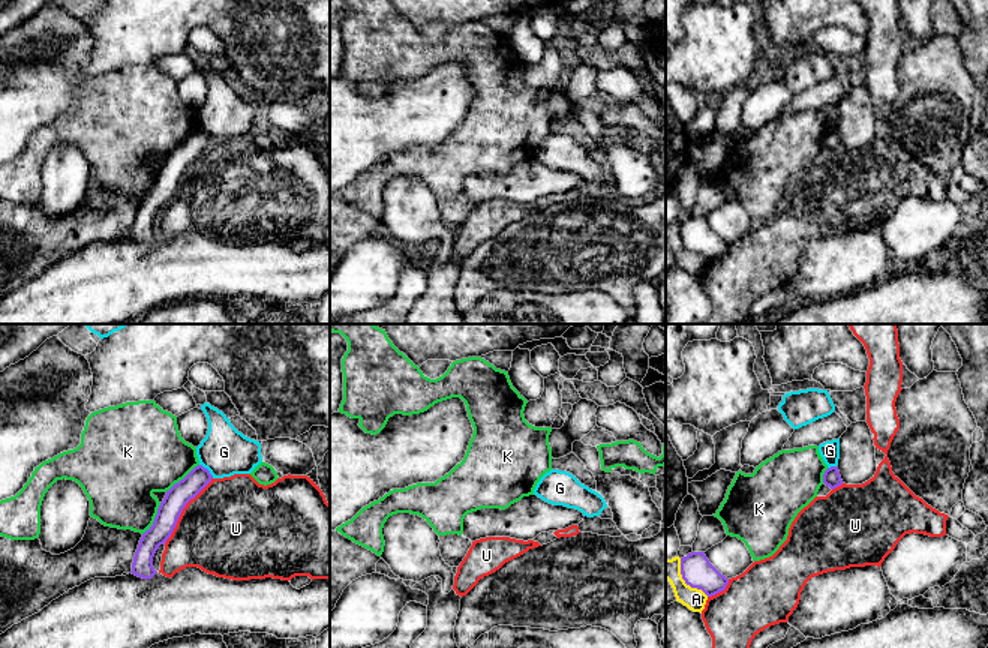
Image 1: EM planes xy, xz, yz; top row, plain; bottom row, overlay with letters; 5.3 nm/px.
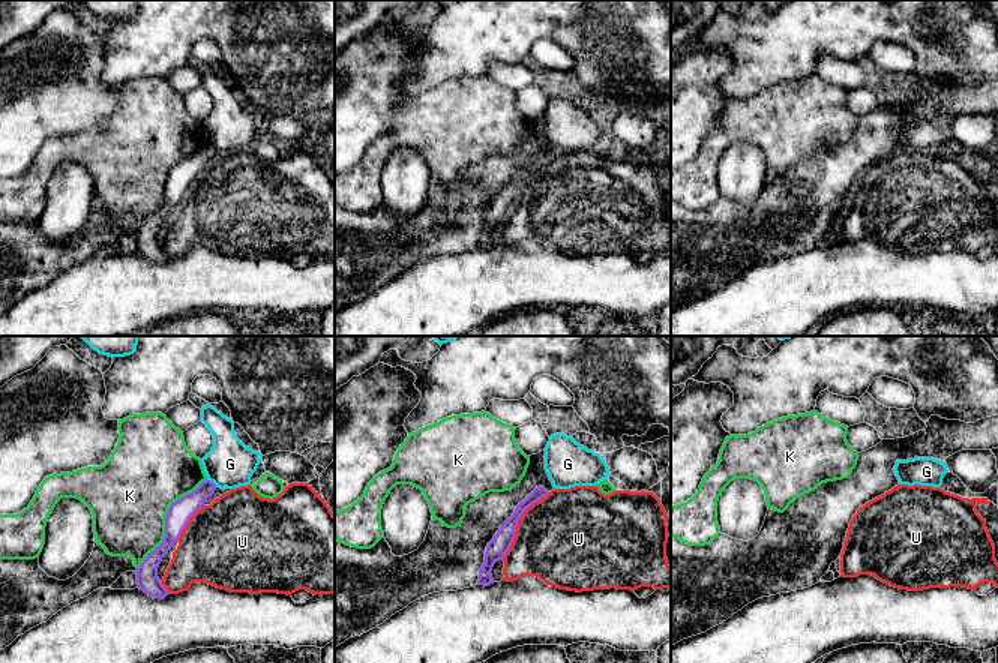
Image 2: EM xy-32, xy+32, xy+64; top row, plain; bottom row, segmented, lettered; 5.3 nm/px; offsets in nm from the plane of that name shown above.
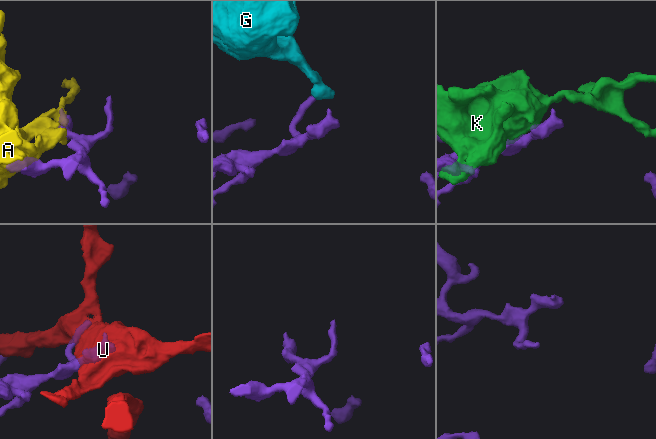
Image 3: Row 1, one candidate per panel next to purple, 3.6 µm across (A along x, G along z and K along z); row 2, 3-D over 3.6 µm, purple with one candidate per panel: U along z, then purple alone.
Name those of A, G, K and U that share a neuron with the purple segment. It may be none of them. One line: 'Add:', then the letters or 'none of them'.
Add: none of them

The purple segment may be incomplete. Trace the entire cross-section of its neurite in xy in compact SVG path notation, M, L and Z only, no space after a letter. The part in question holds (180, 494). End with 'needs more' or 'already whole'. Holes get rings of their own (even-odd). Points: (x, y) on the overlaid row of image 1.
M202 465L195 466L183 480L175 483L160 502L153 525L142 534L132 562L132 574L151 579L157 572L153 556L160 544L171 537L177 520L186 507L210 482L213 476Z; already whole

